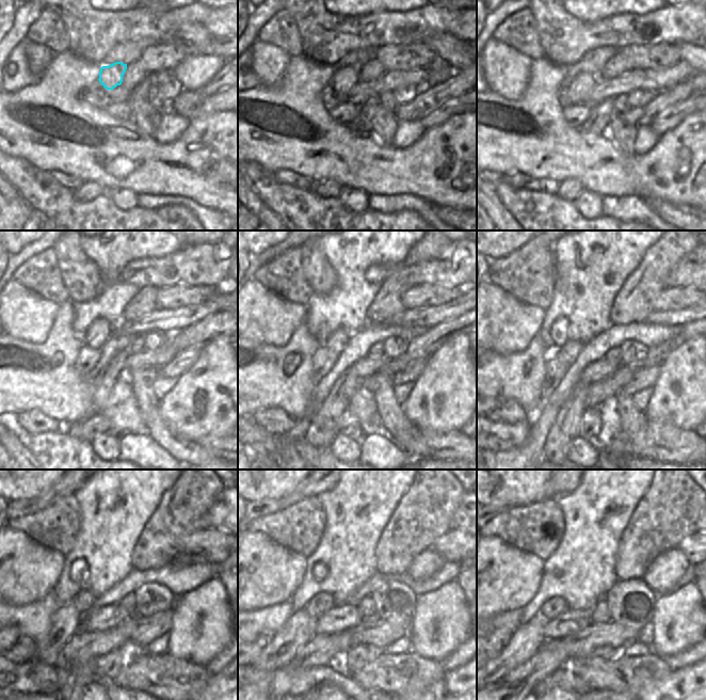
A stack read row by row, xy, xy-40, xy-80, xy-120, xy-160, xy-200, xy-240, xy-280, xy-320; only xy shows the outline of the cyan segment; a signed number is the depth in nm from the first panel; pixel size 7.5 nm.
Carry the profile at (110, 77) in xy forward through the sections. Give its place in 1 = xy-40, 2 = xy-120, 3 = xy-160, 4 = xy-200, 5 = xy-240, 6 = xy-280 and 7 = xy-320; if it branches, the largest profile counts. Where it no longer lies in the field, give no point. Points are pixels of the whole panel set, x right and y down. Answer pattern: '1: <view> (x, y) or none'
1: xy-40 (346, 78)
2: xy-120 (100, 331)
3: xy-160 (336, 341)
4: xy-200 (571, 350)
5: xy-240 (83, 602)
6: xy-280 (322, 602)
7: xy-320 (554, 607)

